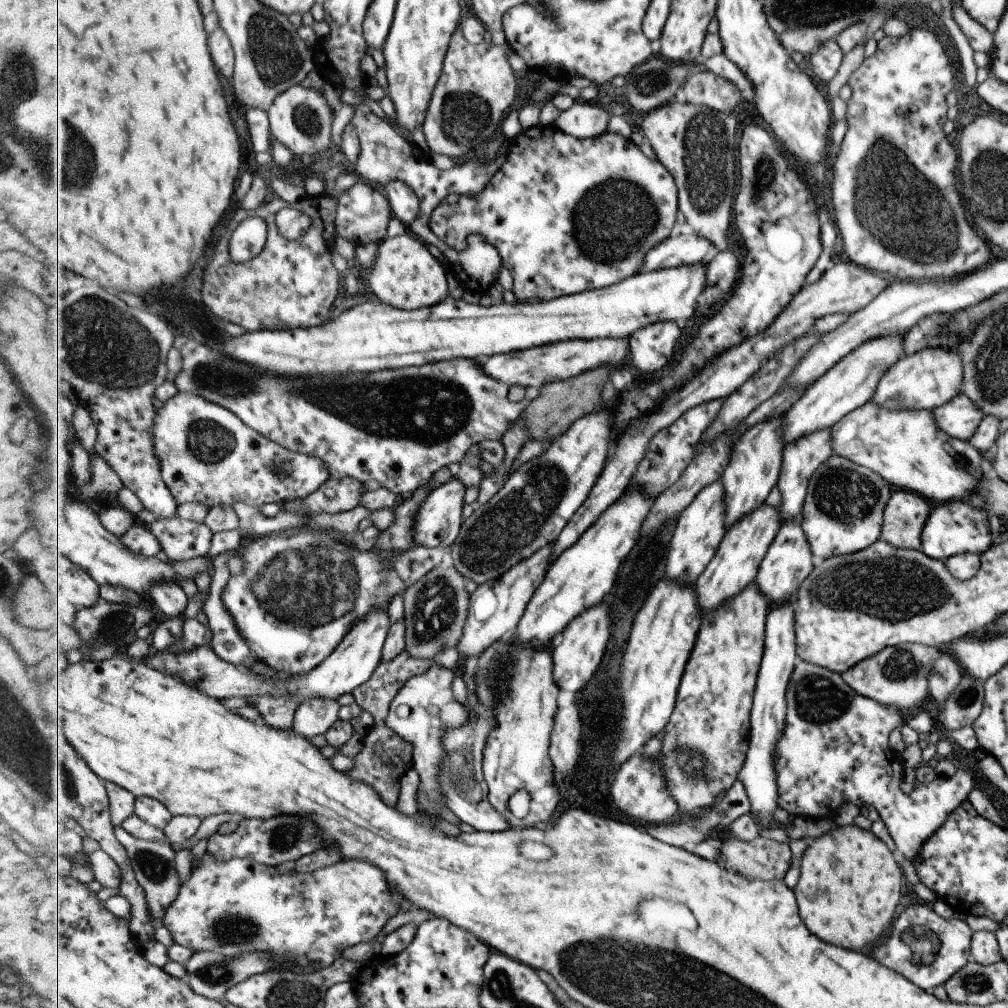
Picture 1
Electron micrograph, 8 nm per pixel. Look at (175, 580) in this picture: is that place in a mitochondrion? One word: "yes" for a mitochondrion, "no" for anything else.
no

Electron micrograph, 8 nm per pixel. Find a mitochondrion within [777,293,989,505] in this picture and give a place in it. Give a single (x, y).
(962, 463)

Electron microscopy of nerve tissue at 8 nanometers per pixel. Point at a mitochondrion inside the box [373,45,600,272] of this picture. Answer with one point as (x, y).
(460, 116)

